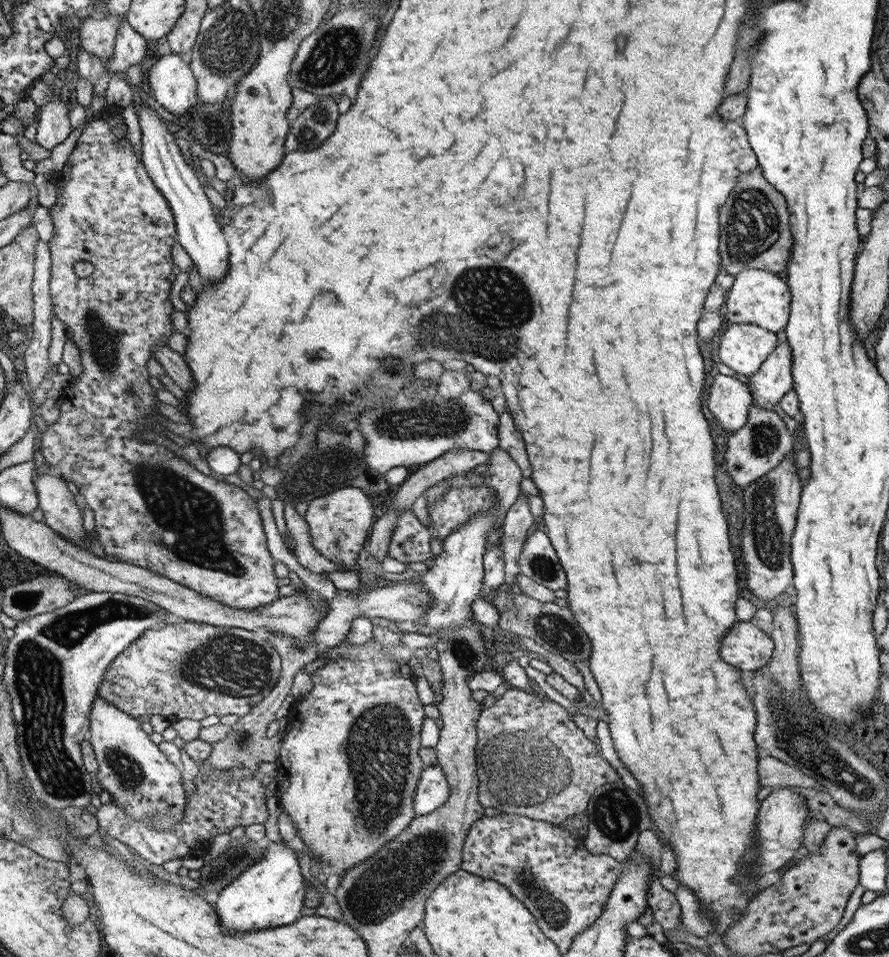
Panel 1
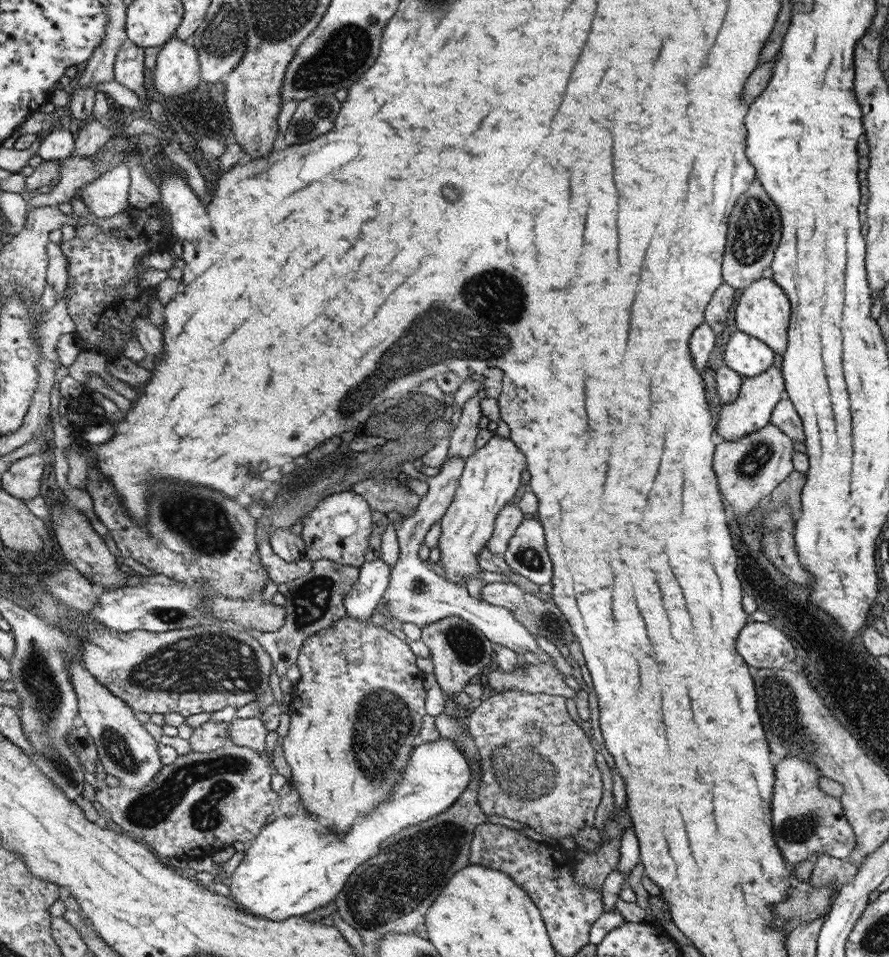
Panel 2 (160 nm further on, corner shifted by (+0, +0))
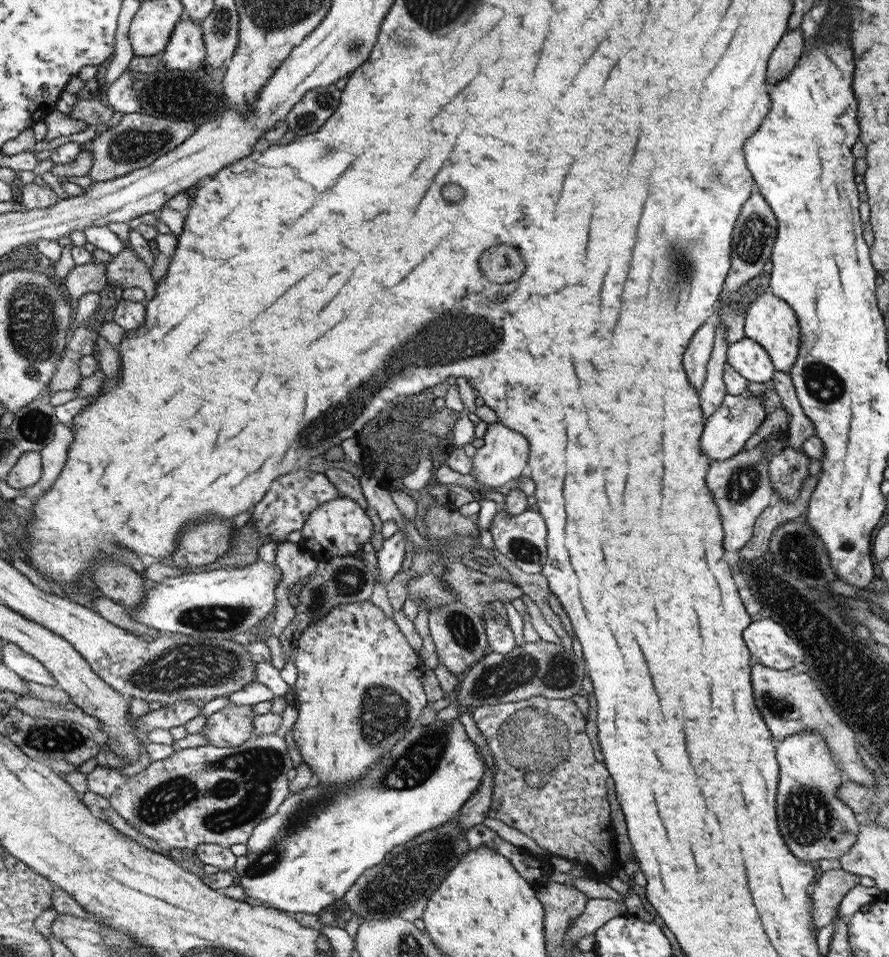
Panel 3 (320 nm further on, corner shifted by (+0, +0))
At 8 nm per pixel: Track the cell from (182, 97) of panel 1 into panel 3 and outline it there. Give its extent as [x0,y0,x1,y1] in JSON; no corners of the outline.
[161,16,205,70]

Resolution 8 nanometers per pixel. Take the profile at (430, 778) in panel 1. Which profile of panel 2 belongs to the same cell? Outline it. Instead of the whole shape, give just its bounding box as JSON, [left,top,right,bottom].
[227,737,471,921]

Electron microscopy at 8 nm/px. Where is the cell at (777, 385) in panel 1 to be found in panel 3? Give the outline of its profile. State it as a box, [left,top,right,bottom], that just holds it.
[700,391,767,461]

